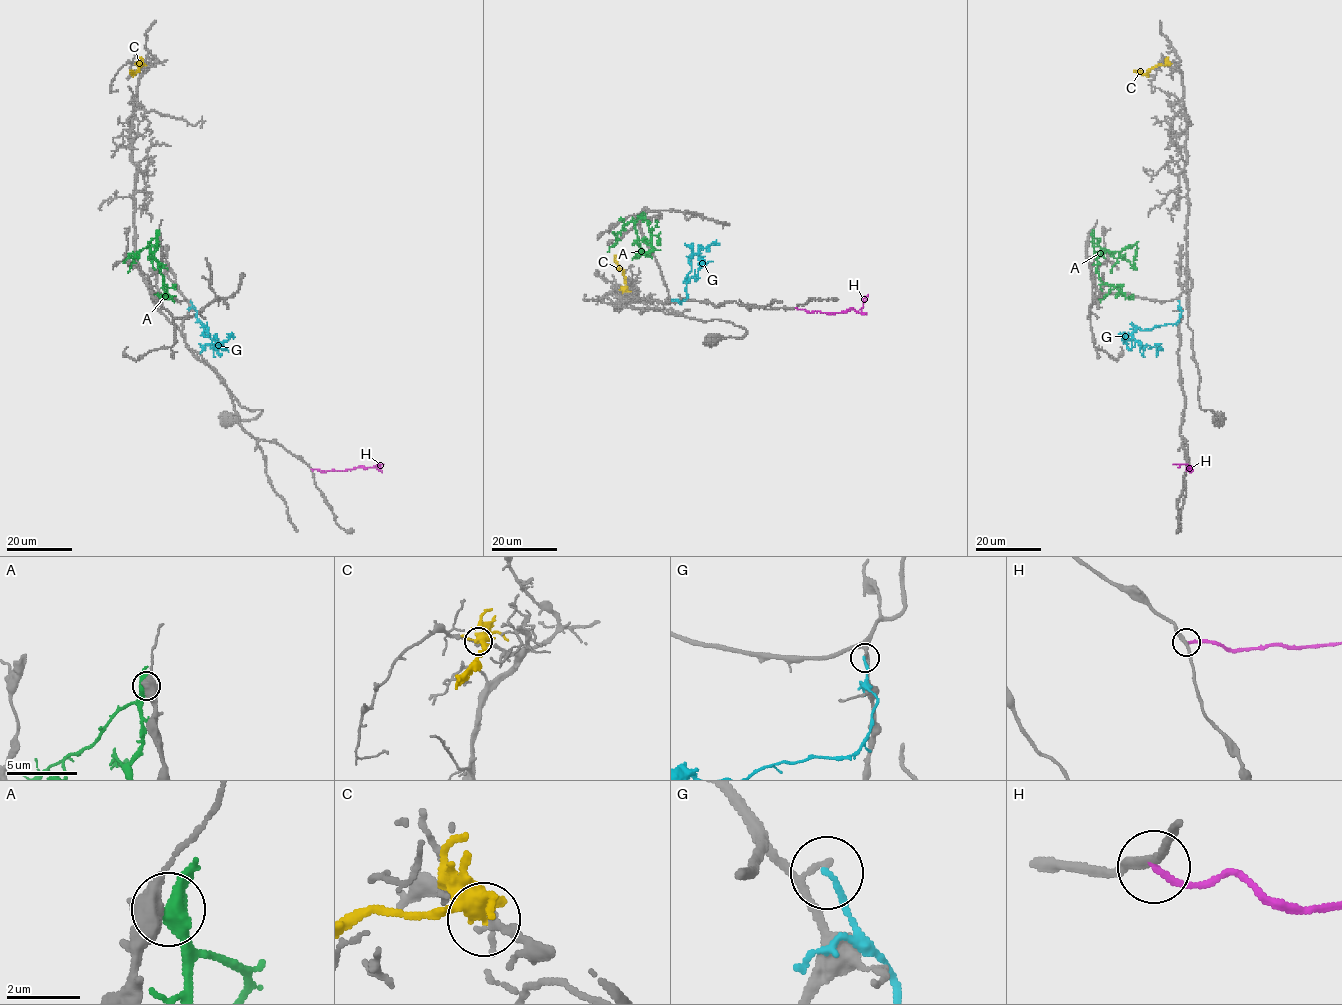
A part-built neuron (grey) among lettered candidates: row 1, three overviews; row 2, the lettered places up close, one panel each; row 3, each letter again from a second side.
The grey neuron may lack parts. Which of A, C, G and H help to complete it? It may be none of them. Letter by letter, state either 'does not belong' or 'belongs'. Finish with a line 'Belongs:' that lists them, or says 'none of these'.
A: does not belong
C: does not belong
G: does not belong
H: does not belong
Belongs: none of these

